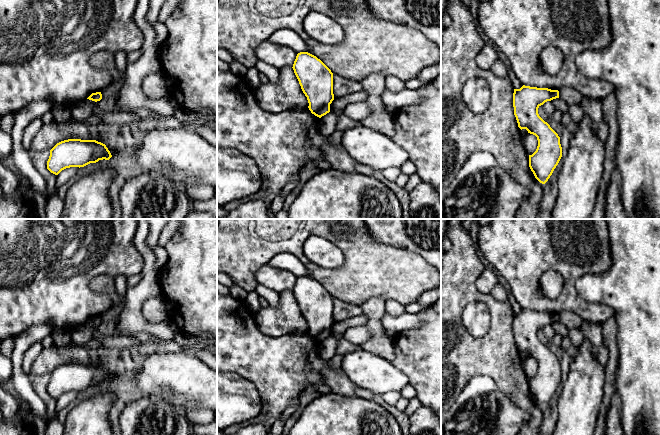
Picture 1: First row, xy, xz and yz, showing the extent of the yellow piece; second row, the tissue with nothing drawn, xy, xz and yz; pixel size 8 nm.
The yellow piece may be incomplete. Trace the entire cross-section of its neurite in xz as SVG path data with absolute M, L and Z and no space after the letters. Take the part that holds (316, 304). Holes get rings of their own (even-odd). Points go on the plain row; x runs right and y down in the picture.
M308 276L298 277L292 292L307 321L311 337L319 342L329 337L334 324L331 294Z

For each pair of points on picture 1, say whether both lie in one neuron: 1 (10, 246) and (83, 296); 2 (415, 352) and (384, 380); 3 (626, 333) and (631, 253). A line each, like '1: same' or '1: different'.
1: same
2: different
3: same

